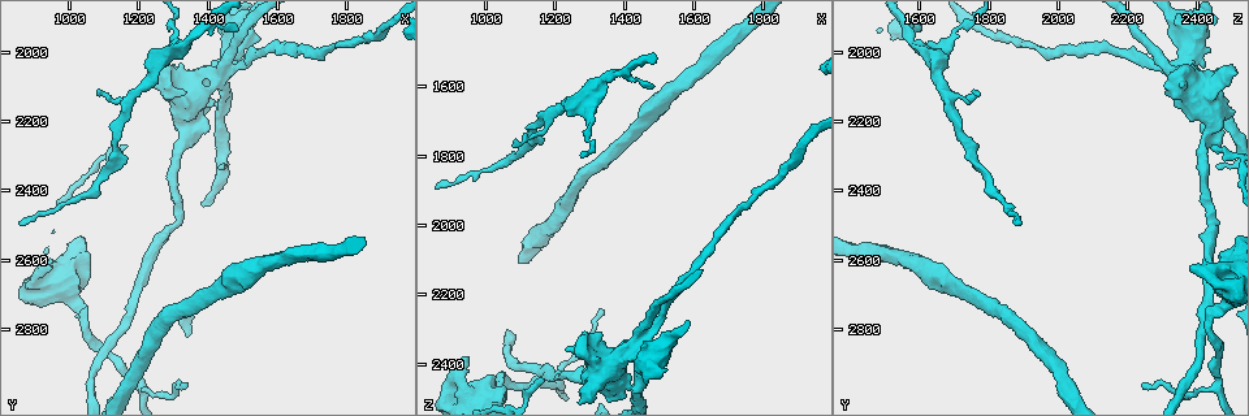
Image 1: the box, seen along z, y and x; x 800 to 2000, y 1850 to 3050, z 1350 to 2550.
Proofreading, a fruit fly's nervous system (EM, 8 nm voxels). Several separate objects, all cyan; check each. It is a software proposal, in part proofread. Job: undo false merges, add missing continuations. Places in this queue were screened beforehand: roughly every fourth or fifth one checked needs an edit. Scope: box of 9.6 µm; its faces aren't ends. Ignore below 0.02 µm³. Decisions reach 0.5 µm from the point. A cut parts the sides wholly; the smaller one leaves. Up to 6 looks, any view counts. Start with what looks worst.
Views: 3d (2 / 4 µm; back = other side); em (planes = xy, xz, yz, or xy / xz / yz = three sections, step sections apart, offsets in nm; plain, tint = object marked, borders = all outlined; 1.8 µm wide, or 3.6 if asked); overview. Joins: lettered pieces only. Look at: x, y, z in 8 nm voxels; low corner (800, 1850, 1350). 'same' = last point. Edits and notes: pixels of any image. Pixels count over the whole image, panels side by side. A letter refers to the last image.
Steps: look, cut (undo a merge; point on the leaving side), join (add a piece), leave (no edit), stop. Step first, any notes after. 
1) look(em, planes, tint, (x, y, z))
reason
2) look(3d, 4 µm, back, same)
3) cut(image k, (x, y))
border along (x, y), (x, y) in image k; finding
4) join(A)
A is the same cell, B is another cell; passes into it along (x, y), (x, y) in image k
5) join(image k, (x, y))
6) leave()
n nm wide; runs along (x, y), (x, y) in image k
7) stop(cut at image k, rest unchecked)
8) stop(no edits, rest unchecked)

look(em, 3.6 µm, planes, tint, (1430, 2060, 2370))
two arms at a narrow angle

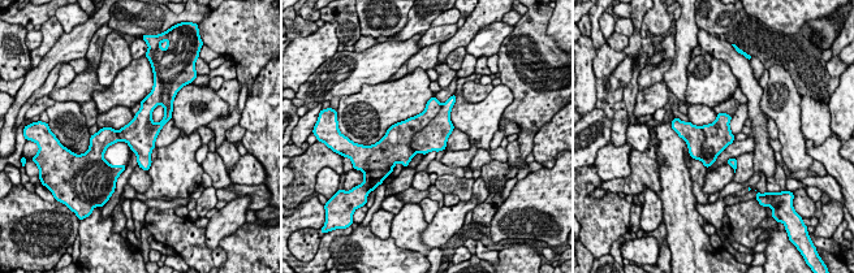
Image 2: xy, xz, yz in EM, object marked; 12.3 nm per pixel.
look(em, 3.6 µm, planes, borders, same)

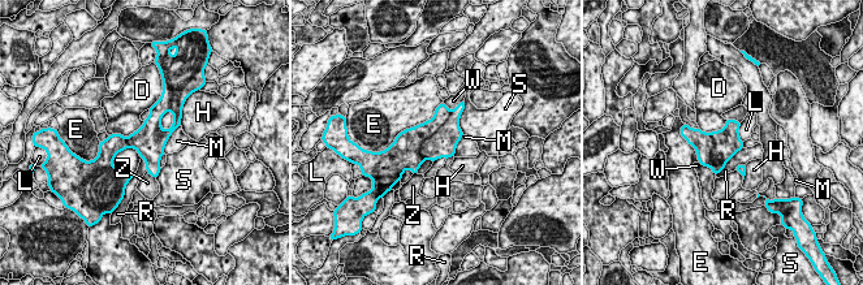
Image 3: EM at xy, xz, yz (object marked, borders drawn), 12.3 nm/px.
leave()
E touches over 800 nm; D, E, H, L, M, R, S, W and Z are other cells; border along (742, 147), (716, 175) in image 3; one neuron here

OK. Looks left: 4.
look(3d, 4 µm, back, (970, 2630, 2490))
thick turns thin

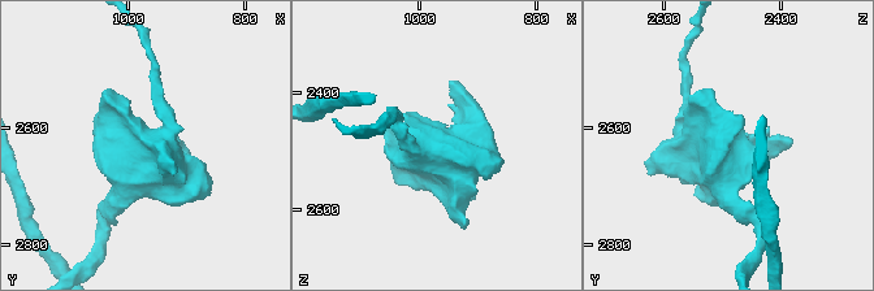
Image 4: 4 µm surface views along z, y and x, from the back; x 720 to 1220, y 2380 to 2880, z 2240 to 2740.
look(em, 3.6 µm, xy, step 8, tint, same)
now the EM

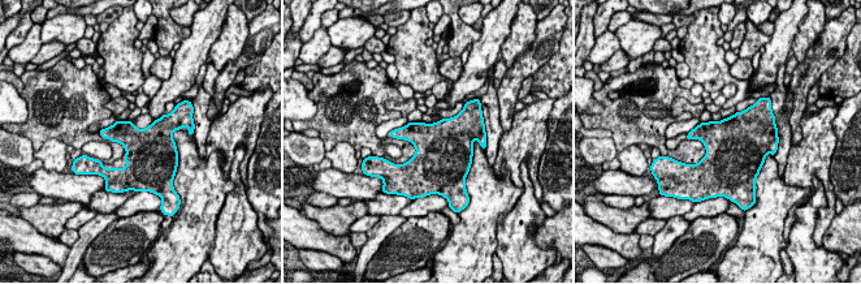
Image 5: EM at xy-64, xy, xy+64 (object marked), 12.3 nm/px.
look(em, 3.6 µm, xy, step 8, borders, same)
see the neighbours

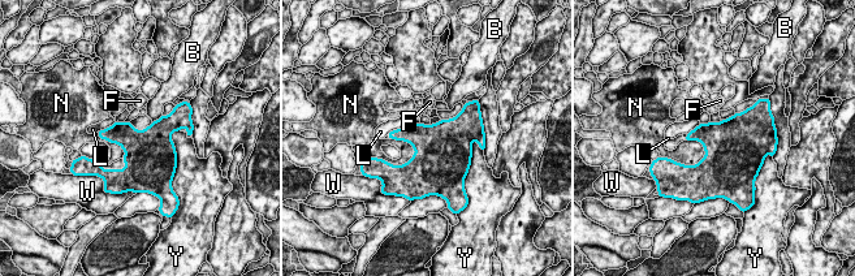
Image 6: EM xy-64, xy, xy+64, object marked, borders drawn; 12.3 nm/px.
leave()
B, F, L, N, W and Y are other cells; border along (162, 115), (152, 123) in image 6; one neuron here

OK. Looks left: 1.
stop(no edits, rest unchecked)

